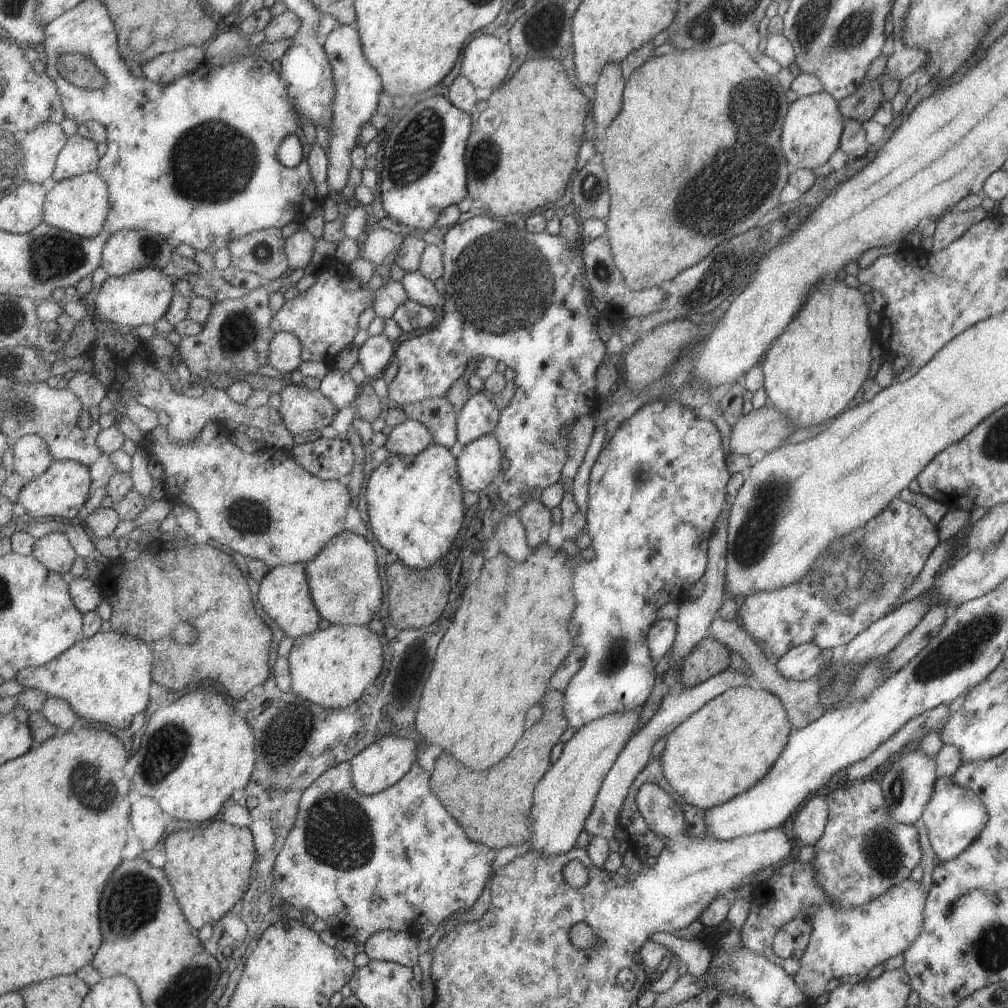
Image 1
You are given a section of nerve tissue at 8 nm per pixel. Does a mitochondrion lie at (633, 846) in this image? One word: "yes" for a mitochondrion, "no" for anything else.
no

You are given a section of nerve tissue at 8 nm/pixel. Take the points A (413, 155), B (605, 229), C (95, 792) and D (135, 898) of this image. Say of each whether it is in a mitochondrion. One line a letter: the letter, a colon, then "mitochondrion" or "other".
A: mitochondrion
B: other
C: mitochondrion
D: mitochondrion

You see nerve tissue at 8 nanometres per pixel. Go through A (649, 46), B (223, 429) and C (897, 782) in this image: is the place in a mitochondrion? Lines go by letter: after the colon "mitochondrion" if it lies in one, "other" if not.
A: other
B: other
C: mitochondrion

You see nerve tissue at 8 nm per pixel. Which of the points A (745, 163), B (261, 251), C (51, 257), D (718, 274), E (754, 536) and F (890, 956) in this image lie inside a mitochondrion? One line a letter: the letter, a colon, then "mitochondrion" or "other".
A: mitochondrion
B: mitochondrion
C: mitochondrion
D: mitochondrion
E: mitochondrion
F: other

